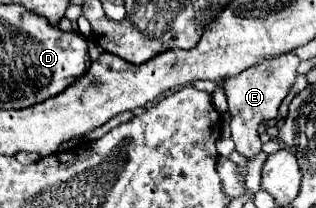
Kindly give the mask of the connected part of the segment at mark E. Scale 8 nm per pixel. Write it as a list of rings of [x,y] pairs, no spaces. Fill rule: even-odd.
[[[288,52],[284,56],[278,56],[276,60],[258,64],[256,68],[248,68],[248,72],[232,78],[232,80],[224,80],[224,92],[228,96],[228,110],[232,114],[232,122],[230,122],[230,130],[232,130],[232,140],[236,144],[236,150],[244,156],[256,156],[262,148],[260,136],[258,136],[258,124],[262,120],[274,118],[278,114],[278,106],[280,102],[286,98],[286,94],[290,92],[290,88],[294,86],[296,80],[296,66],[298,66],[298,58]]]

